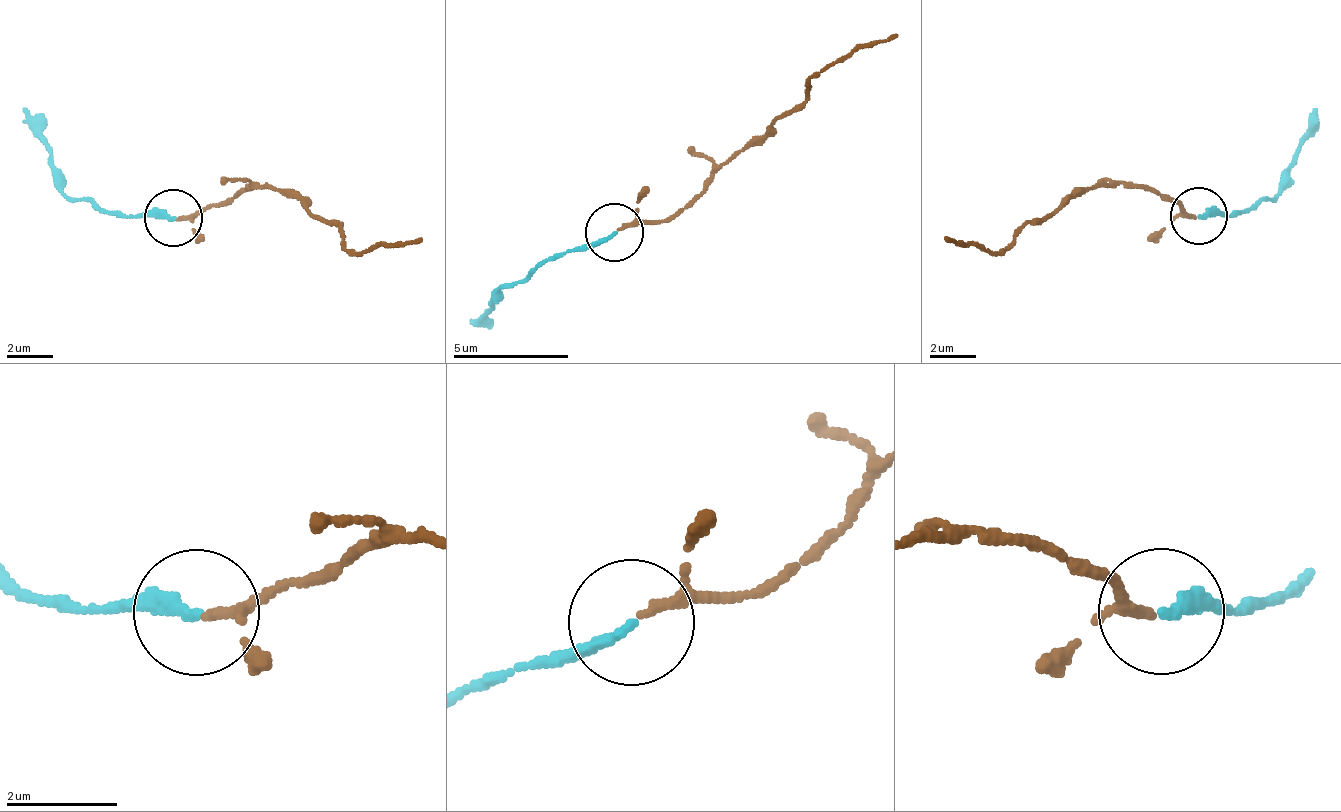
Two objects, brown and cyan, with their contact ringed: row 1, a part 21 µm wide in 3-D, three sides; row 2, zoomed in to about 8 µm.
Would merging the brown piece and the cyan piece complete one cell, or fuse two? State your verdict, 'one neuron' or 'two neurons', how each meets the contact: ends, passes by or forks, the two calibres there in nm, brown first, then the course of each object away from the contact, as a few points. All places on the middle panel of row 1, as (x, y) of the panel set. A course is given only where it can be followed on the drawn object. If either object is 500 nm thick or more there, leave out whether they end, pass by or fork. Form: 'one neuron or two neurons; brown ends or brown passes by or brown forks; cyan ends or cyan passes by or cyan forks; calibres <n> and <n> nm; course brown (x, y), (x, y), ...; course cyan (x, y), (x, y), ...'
one neuron; brown passes by; cyan ends; calibres 120 and 200 nm; course brown (619, 231), (678, 213), (736, 156), (800, 106), (826, 69), (896, 34); course cyan (613, 231), (536, 261), (506, 286), (493, 308), (471, 322)

